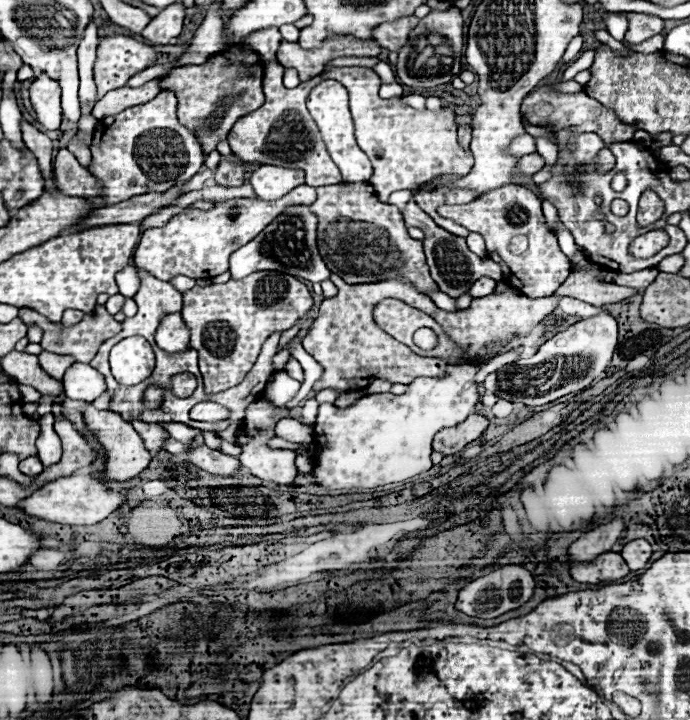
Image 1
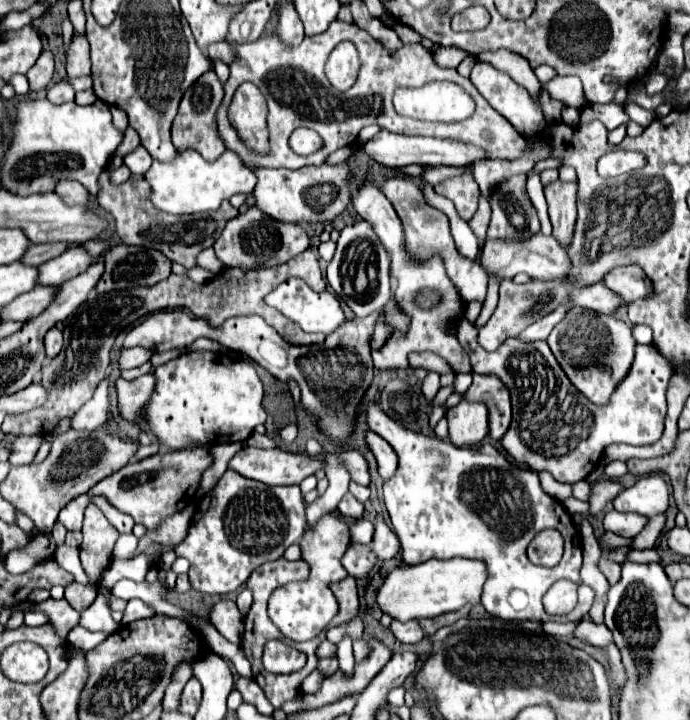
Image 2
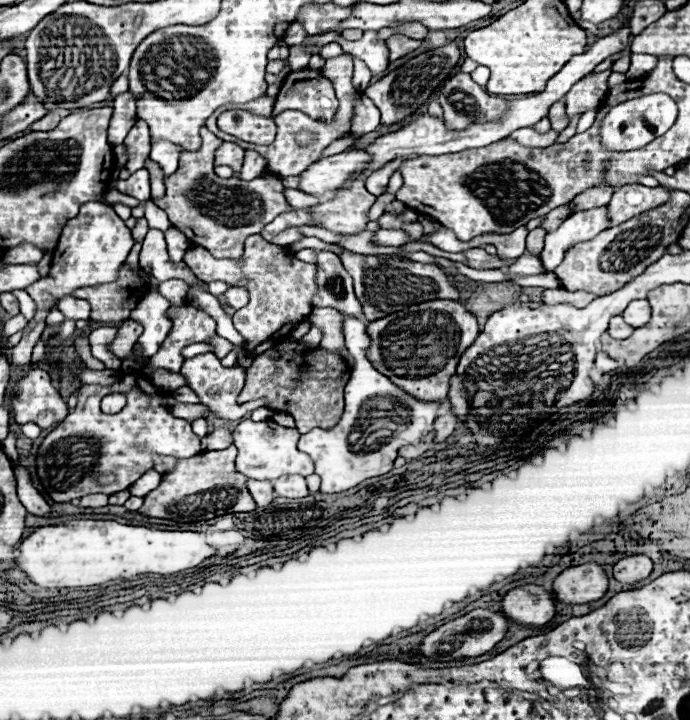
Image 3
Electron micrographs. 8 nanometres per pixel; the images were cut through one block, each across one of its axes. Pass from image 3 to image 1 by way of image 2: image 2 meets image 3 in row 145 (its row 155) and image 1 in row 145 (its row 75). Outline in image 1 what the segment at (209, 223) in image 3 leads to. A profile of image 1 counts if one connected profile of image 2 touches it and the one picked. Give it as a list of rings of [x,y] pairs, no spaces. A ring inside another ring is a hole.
[[[234,46],[220,54],[210,56],[204,64],[174,68],[162,80],[162,88],[174,90],[174,94],[178,96],[180,122],[196,132],[196,136],[204,146],[204,154],[208,154],[216,148],[220,140],[228,136],[238,118],[262,106],[264,102],[262,74],[264,74],[262,58],[254,50]]]

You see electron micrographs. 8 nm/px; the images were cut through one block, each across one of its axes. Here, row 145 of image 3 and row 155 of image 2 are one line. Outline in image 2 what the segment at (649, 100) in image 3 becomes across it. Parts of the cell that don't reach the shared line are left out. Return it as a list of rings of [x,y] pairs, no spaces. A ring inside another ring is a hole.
[[[614,148],[598,160],[598,174],[602,178],[616,178],[634,170],[642,170],[644,166],[646,166],[646,156],[642,152]]]

